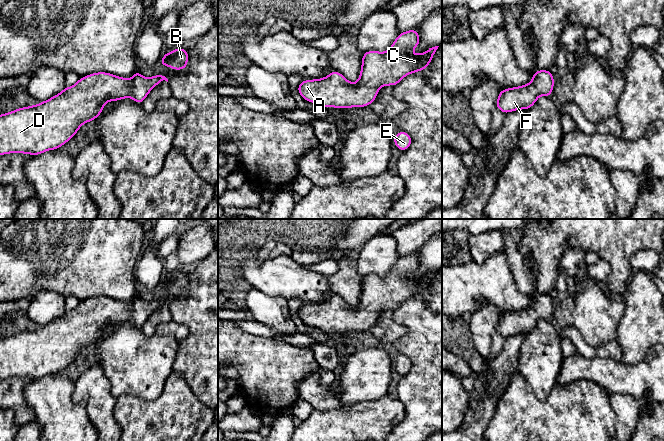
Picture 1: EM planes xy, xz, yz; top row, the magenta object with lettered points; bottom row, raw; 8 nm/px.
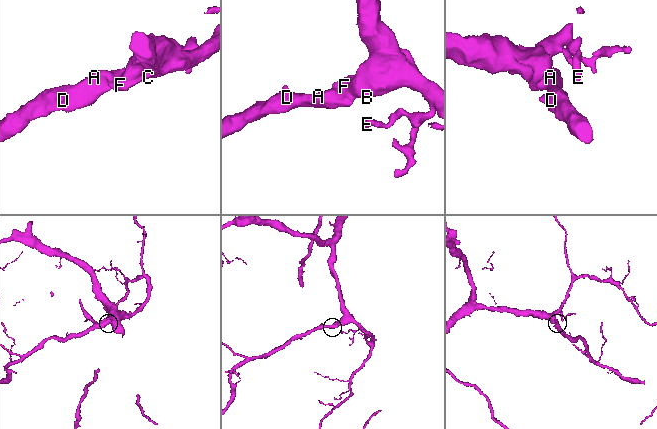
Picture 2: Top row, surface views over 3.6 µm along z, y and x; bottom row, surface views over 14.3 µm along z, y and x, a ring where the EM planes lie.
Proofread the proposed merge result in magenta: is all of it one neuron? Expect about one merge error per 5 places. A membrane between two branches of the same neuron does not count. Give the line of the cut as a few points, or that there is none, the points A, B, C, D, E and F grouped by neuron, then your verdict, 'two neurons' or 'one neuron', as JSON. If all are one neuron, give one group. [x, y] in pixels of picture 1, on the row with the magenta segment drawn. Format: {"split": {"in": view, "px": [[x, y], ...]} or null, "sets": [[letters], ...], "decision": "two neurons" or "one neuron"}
{"split": null, "sets": [["A", "B", "C", "D", "E", "F"]], "decision": "one neuron"}

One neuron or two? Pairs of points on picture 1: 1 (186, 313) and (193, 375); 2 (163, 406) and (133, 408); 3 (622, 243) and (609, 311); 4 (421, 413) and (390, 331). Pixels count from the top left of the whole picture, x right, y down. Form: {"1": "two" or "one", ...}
{"1": "one", "2": "one", "3": "two", "4": "two"}

